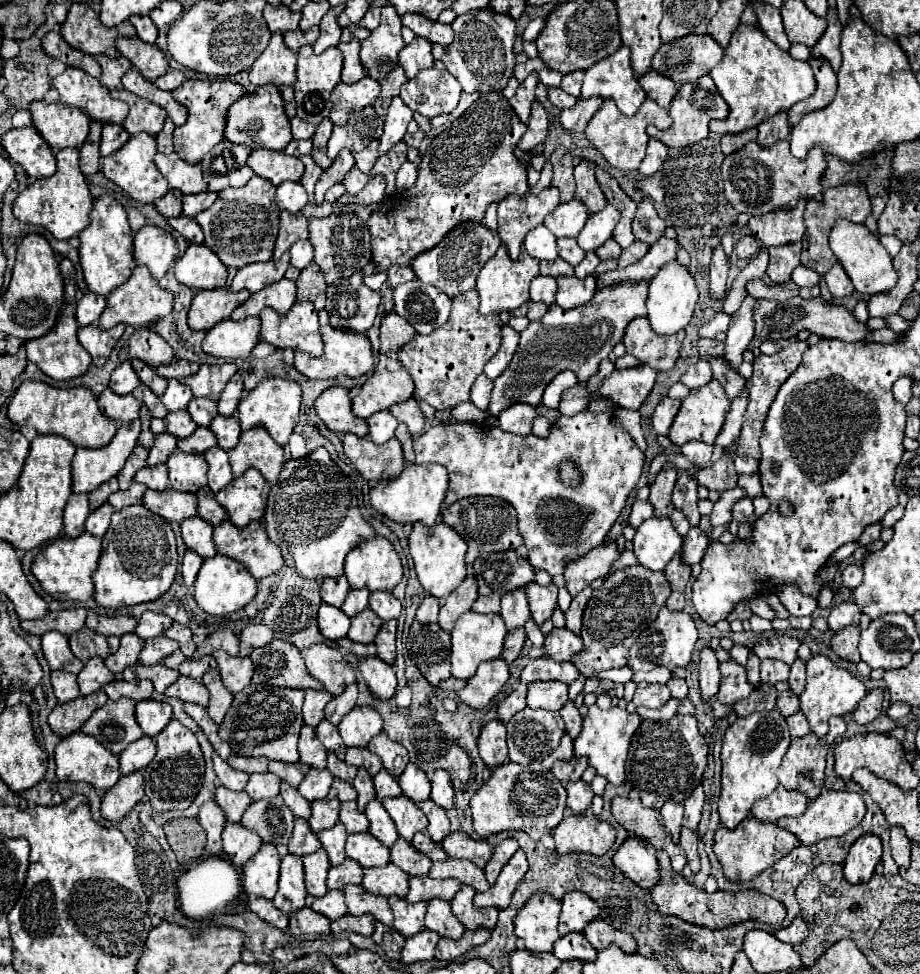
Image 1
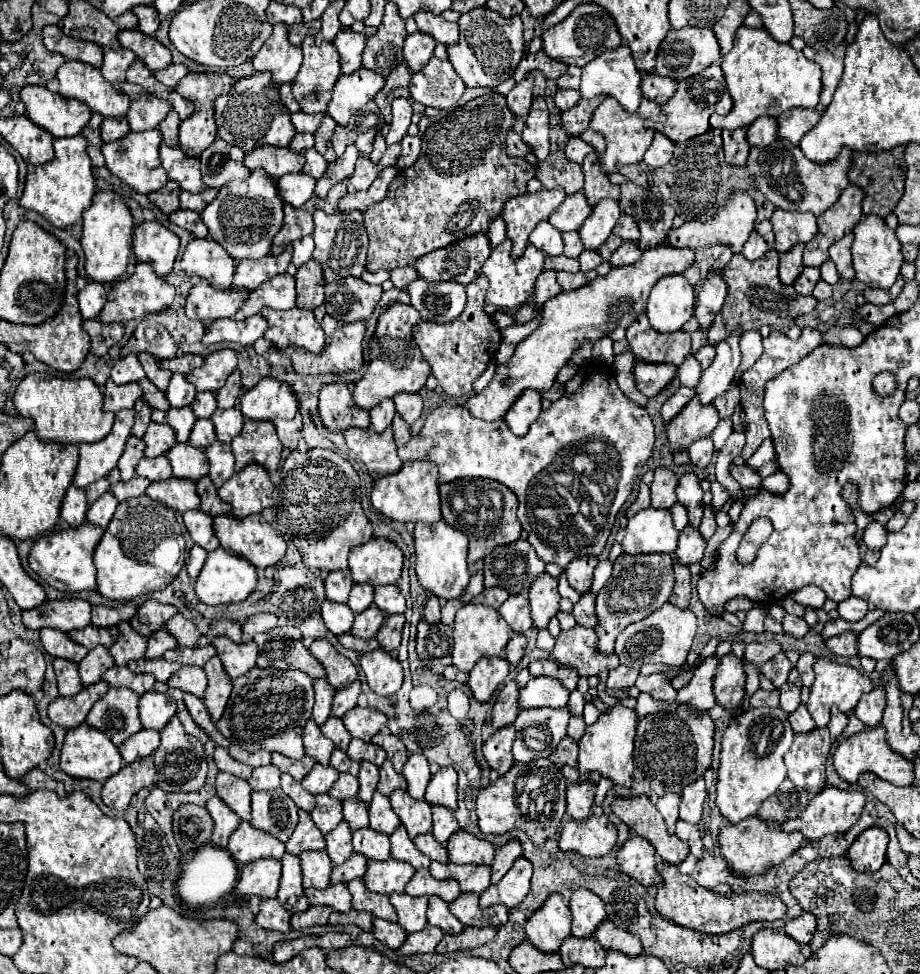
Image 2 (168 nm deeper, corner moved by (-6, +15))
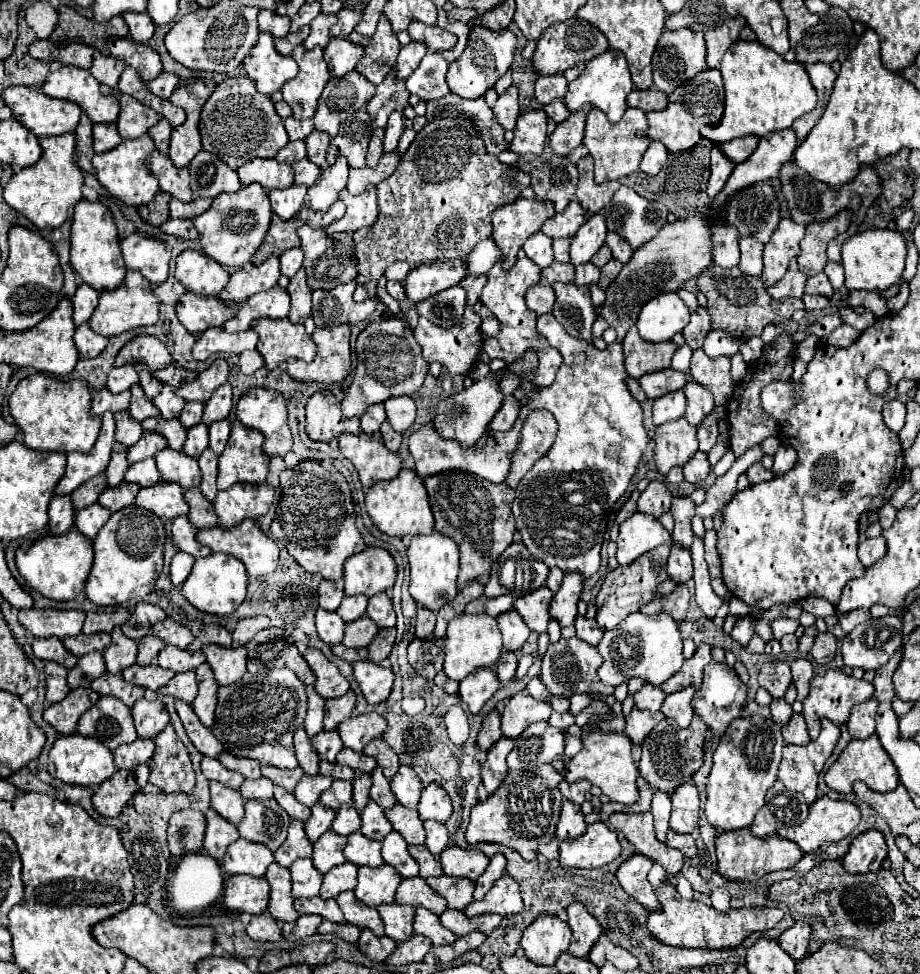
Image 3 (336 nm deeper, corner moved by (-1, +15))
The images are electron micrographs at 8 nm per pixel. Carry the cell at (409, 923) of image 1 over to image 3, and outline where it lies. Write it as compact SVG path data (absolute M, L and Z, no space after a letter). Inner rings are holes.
M391 903L391 905L379 905L377 911L379 911L381 919L383 919L387 937L391 937L397 943L403 943L403 941L411 939L415 907Z

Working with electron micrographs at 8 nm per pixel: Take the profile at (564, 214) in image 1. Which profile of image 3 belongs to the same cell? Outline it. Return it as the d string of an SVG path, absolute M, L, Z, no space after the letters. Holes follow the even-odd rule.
M571 201L563 213L557 213L555 217L547 219L547 223L541 227L541 231L551 237L551 239L561 239L561 237L573 237L577 229L585 223L583 209L577 201Z

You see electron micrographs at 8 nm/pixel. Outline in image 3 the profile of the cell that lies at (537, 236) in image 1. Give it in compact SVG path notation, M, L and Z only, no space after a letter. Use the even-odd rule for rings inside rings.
M541 231L535 233L533 237L529 237L523 245L523 251L525 255L535 263L539 265L541 269L549 267L553 263L553 249L551 249L551 239L547 235L543 235Z

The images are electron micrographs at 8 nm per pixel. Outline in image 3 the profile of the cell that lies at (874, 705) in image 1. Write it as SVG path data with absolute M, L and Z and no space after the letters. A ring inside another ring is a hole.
M875 699L859 703L851 709L851 717L847 721L851 739L867 739L869 735L875 733L875 713L877 713Z

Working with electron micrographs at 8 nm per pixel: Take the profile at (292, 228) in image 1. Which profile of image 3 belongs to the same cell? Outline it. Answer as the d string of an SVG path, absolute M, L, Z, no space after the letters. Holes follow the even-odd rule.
M273 215L271 219L271 227L261 243L261 247L257 249L257 253L253 255L251 263L253 265L259 265L263 263L269 255L283 255L287 249L291 247L299 247L299 235L297 235L297 227L299 227L299 221L297 219L291 219L291 221L283 221L279 217Z

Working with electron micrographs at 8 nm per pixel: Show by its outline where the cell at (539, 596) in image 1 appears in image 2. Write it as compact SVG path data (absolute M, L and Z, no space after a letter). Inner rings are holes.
M540 573L540 577L536 577L536 581L532 581L530 585L530 609L532 609L532 621L534 625L546 627L548 621L558 613L560 609L560 593L558 593L558 581L548 575L548 573Z

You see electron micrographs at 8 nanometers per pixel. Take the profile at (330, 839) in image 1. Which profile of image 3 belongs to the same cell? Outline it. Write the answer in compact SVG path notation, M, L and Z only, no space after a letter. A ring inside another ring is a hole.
M327 831L323 833L323 837L319 837L319 841L313 845L313 865L319 873L327 873L329 869L345 863L343 857L343 845L345 845L345 837L337 835L335 831Z

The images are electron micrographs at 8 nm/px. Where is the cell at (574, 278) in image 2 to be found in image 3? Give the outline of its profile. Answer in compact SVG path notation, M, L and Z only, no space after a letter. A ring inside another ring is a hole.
M555 283L553 291L556 302L551 313L555 319L567 329L571 337L591 341L591 325L595 323L597 313L589 297L589 287Z

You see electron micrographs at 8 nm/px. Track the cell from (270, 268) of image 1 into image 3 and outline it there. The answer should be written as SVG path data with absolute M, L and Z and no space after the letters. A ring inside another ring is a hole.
M271 255L265 259L261 265L247 265L243 269L237 269L227 287L219 293L223 301L247 301L251 295L273 289L277 285L277 279L281 277L279 273L279 257Z

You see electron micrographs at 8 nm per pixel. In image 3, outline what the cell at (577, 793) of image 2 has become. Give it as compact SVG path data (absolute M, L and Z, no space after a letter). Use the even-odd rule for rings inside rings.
M563 801L563 809L561 809L561 819L557 823L557 839L565 841L565 839L575 839L575 837L581 837L585 833L587 825L583 821L583 813L581 809L571 803L571 801Z

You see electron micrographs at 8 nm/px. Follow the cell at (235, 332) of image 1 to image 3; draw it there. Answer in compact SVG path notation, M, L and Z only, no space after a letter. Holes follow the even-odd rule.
M221 327L207 329L193 347L193 357L197 361L205 361L213 357L215 353L233 353L241 355L247 349L255 349L257 345L257 333L253 329L239 331L239 333L227 333Z

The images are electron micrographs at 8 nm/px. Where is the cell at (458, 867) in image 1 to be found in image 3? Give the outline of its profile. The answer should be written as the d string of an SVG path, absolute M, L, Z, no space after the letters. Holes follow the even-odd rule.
M441 875L441 877L429 877L427 885L447 901L449 909L463 911L473 901L475 885L467 879L455 879L455 877Z

